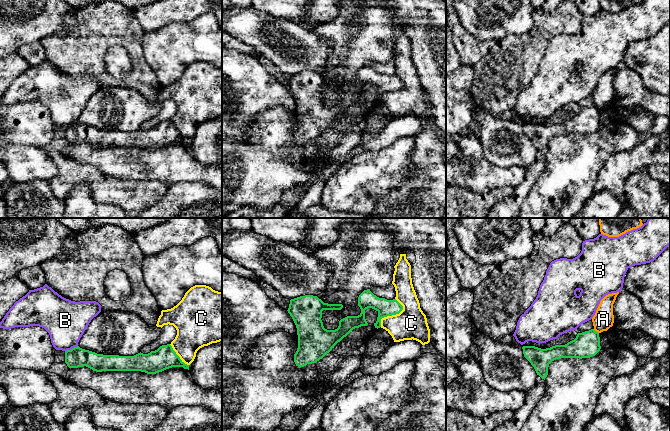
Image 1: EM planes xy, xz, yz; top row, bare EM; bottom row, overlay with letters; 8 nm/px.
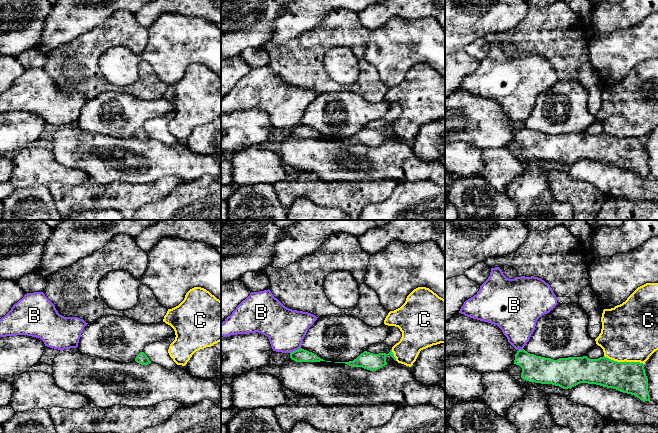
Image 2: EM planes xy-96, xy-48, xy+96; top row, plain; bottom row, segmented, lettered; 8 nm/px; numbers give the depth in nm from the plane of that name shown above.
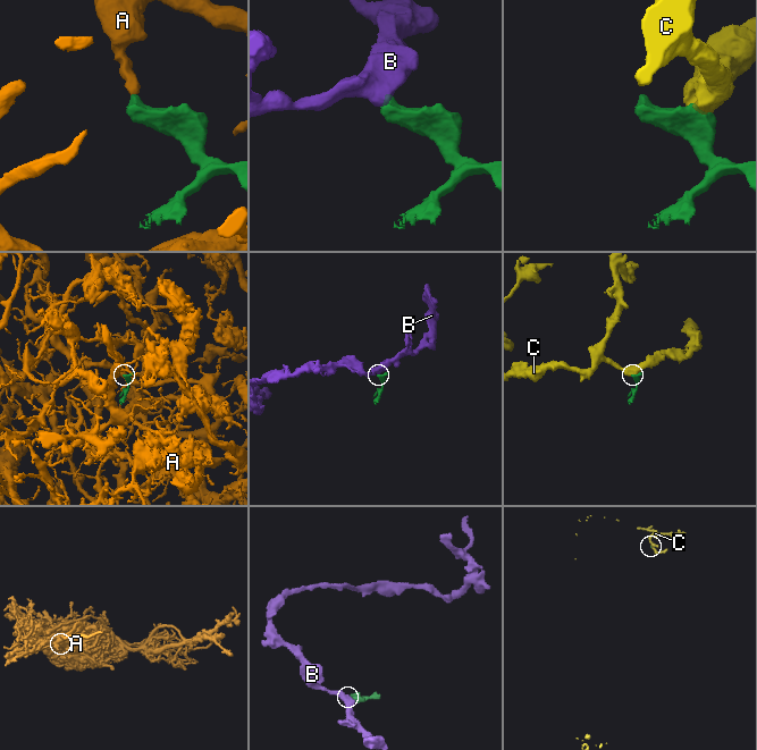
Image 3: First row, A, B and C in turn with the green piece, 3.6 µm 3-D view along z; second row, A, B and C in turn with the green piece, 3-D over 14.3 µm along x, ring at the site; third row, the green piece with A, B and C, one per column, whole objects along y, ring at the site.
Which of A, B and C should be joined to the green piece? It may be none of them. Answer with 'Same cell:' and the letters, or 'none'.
Same cell: none

